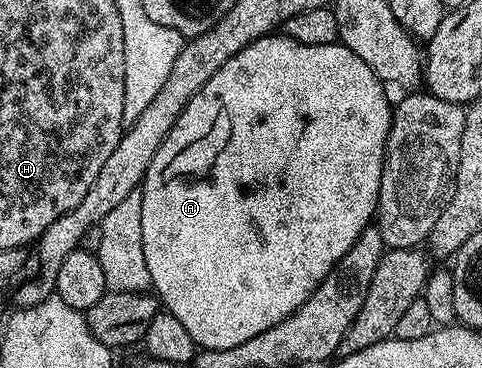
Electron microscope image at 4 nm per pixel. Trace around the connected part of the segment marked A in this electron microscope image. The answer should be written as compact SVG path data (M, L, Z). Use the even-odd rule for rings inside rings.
M270 34L251 42L243 50L239 50L239 54L235 54L230 60L223 62L221 69L201 87L199 94L195 94L195 98L191 98L191 102L187 102L187 106L179 114L175 126L159 146L155 158L151 158L151 166L147 166L147 174L141 181L143 258L147 258L147 270L151 273L152 291L163 305L164 311L175 314L175 318L179 318L179 322L183 322L187 334L191 334L191 338L196 342L198 349L231 350L231 346L240 346L242 342L248 342L251 338L255 338L255 334L263 334L263 330L271 330L271 326L283 322L283 318L287 318L292 312L299 310L299 306L303 306L303 302L307 302L307 298L311 298L311 294L316 290L317 285L323 282L323 278L327 278L327 274L331 274L331 270L339 262L339 258L343 258L343 254L347 254L347 250L351 250L351 246L355 246L359 234L363 234L363 230L370 227L377 215L377 199L379 198L379 186L383 174L385 147L389 137L389 127L393 124L393 108L391 107L391 100L389 104L389 96L385 91L387 91L386 85L374 74L371 66L367 66L367 62L363 62L363 58L359 58L359 54L352 52L346 44L338 42L327 46L307 46L295 42L284 34Z

